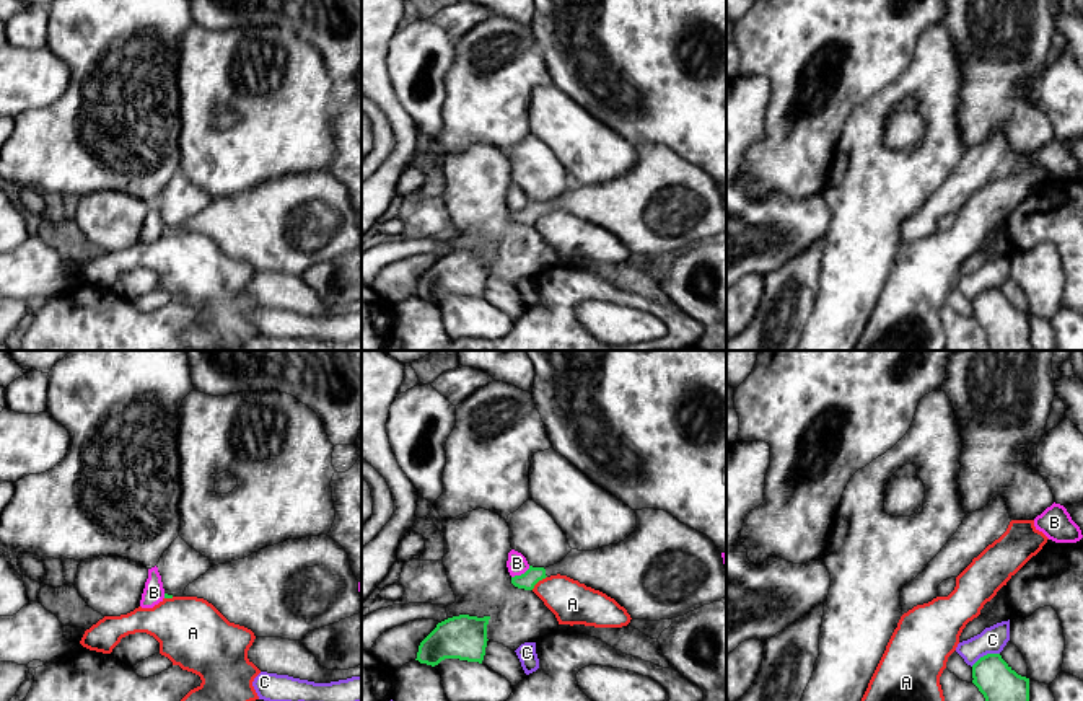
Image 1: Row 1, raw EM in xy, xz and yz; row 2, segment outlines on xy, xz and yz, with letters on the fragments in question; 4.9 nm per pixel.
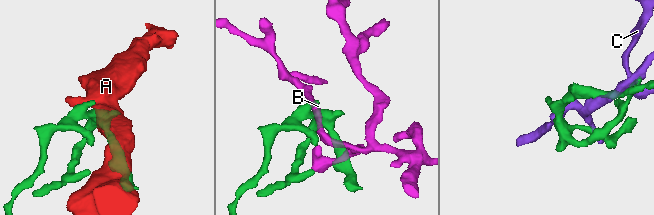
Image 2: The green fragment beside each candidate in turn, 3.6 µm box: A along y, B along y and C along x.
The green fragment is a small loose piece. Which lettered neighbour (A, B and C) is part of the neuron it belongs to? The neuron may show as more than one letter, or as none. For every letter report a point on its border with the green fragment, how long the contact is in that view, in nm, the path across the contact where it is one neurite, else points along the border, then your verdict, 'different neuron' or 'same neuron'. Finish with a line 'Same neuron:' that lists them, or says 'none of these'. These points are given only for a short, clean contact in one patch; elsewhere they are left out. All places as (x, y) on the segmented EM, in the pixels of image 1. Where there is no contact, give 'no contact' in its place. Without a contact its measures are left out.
A: contact xz (538, 581); length 100 nm; different neuron
B: contact xz (521, 574); length 110 nm; different neuron
C: contact yz (984, 656); length 160 nm; different neuron
Same neuron: none of these

